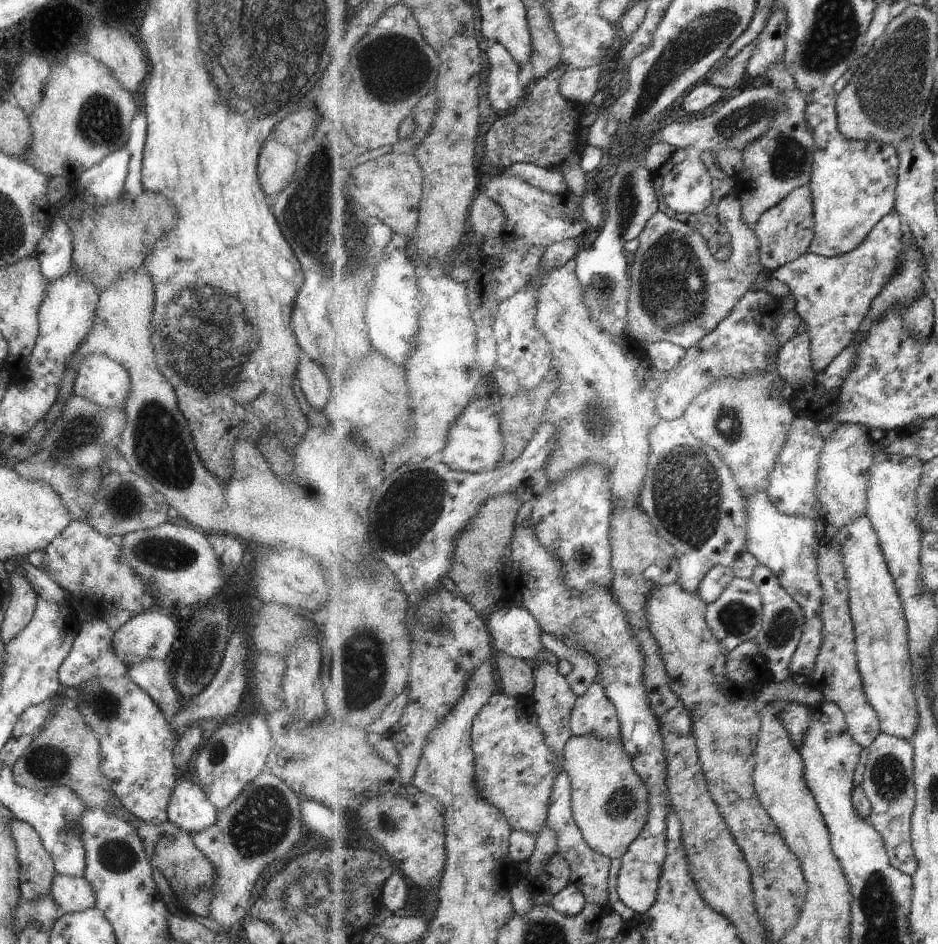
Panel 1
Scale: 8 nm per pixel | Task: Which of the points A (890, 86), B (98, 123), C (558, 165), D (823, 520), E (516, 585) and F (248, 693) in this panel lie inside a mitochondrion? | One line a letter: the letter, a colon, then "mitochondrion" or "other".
A: mitochondrion
B: mitochondrion
C: other
D: other
E: other
F: other

